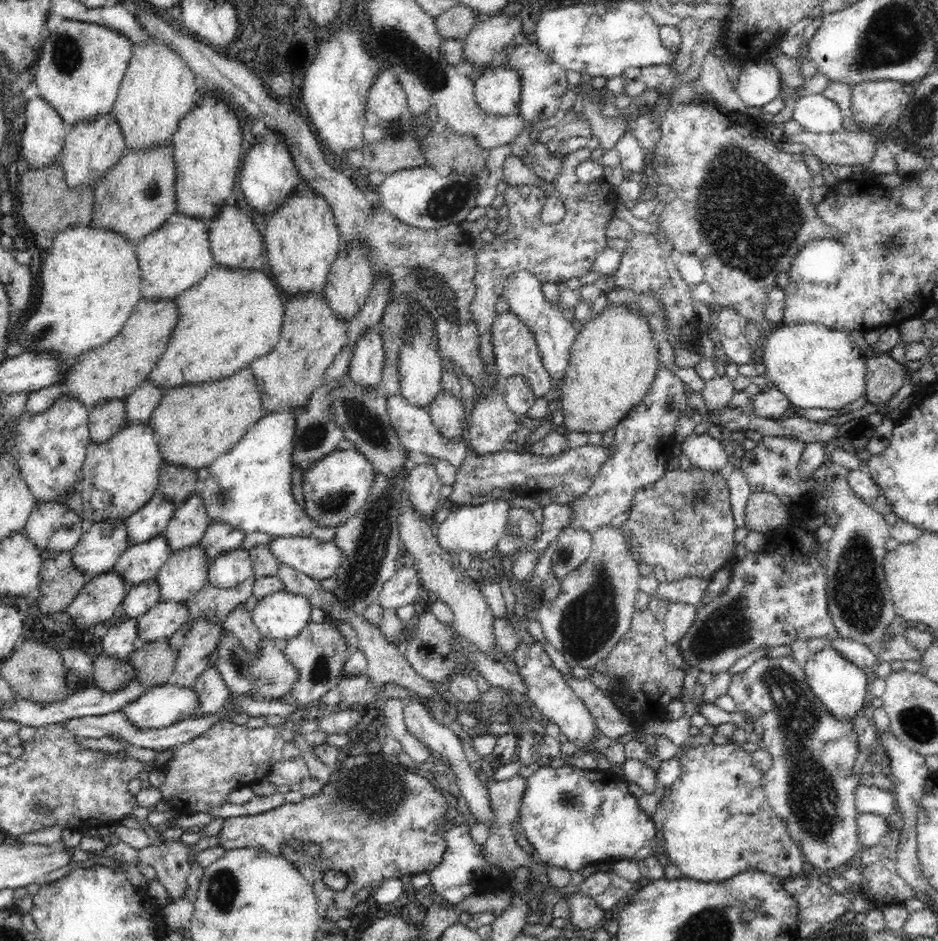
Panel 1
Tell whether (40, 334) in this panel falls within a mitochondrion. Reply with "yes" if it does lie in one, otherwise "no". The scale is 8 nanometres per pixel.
yes

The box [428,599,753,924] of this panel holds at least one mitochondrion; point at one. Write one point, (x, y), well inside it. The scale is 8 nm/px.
(566, 797)

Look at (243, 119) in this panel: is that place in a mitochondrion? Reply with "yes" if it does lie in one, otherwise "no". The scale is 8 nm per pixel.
no

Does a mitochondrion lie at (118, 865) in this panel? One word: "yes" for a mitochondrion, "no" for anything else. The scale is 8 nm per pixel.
no

